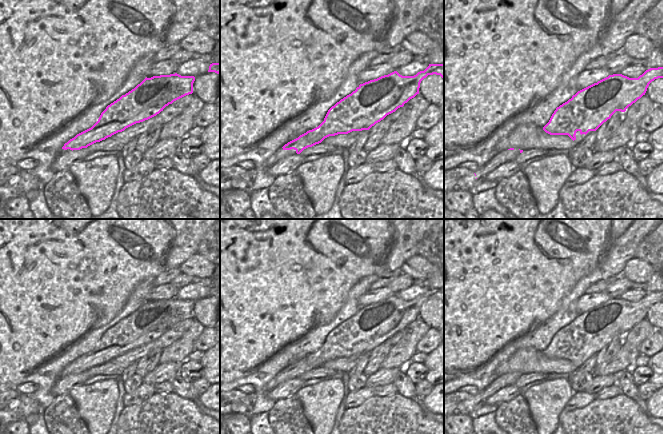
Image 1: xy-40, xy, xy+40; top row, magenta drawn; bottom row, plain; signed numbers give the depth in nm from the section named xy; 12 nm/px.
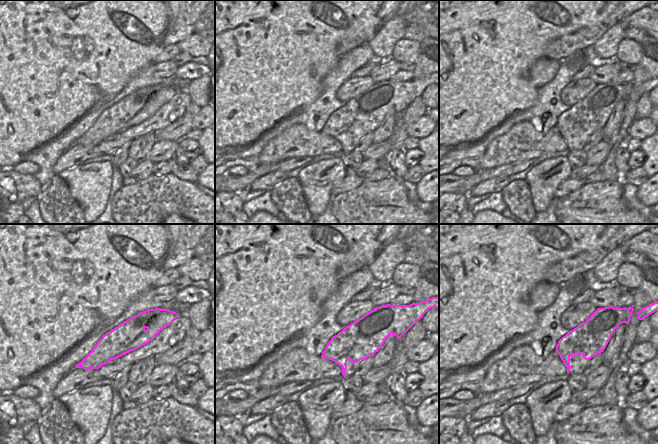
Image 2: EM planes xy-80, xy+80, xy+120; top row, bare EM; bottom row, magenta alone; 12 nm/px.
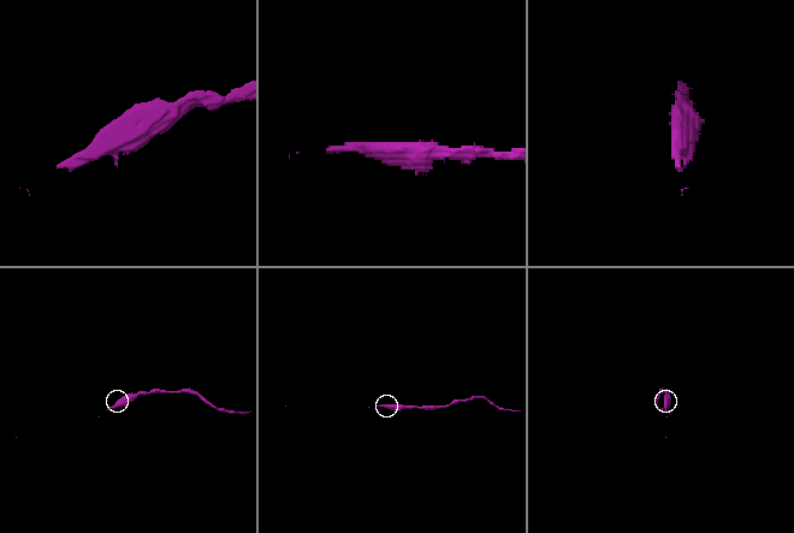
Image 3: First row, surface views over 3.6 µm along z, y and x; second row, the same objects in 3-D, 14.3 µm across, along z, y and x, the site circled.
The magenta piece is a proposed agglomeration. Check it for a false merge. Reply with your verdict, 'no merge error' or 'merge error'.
merge error

